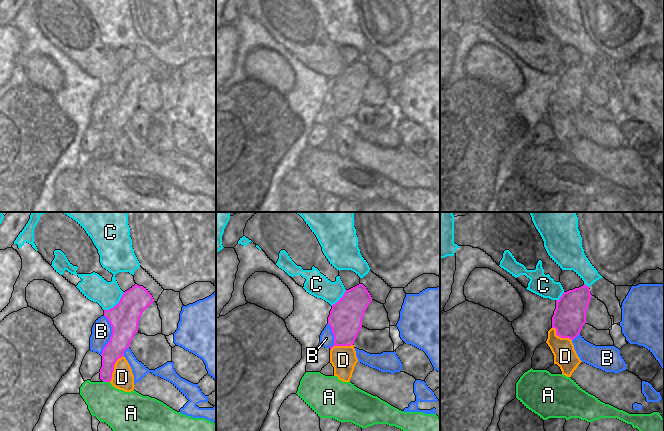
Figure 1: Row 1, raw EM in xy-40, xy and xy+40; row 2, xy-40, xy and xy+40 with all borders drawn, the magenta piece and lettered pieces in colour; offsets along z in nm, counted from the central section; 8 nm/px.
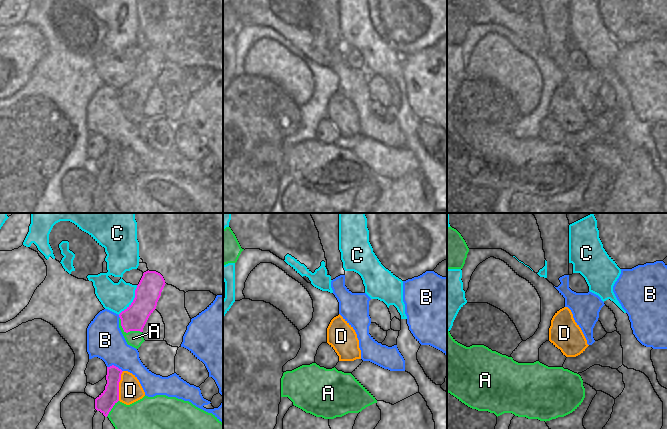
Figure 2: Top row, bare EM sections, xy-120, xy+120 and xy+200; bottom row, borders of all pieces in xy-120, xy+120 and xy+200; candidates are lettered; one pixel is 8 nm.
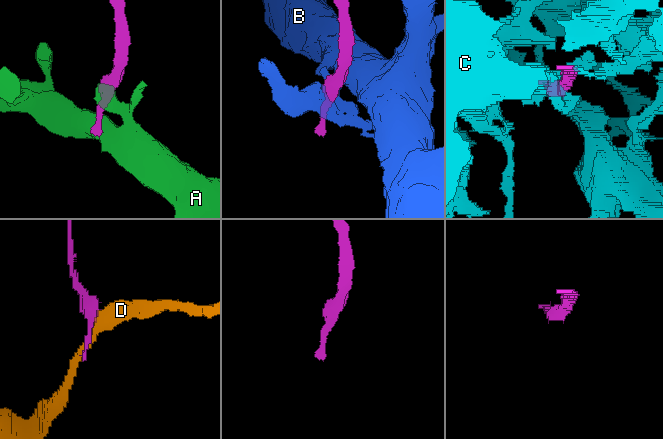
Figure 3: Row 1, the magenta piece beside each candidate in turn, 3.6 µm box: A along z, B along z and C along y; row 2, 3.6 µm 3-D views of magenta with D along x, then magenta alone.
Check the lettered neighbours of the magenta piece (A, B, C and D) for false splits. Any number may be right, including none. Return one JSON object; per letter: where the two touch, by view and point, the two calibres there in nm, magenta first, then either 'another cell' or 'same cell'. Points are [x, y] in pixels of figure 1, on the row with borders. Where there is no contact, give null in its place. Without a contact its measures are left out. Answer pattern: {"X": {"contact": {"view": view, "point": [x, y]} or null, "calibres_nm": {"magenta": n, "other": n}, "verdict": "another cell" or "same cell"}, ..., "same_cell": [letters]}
{"A": {"contact": {"view": "xy-40", "point": [106, 381]}, "calibres_nm": {"magenta": 150, "other": 300}, "verdict": "another cell"}, "B": {"contact": {"view": "xy-40", "point": [111, 335]}, "calibres_nm": {"magenta": 240, "other": 160}, "verdict": "another cell"}, "C": {"contact": {"view": "xy-40", "point": [116, 304]}, "calibres_nm": {"magenta": 240, "other": 200}, "verdict": "another cell"}, "D": {"contact": {"view": "xy-40", "point": [113, 368]}, "calibres_nm": {"magenta": 170, "other": 180}, "verdict": "another cell"}, "same_cell": []}

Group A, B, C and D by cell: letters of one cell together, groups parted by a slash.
A / B / C / D

